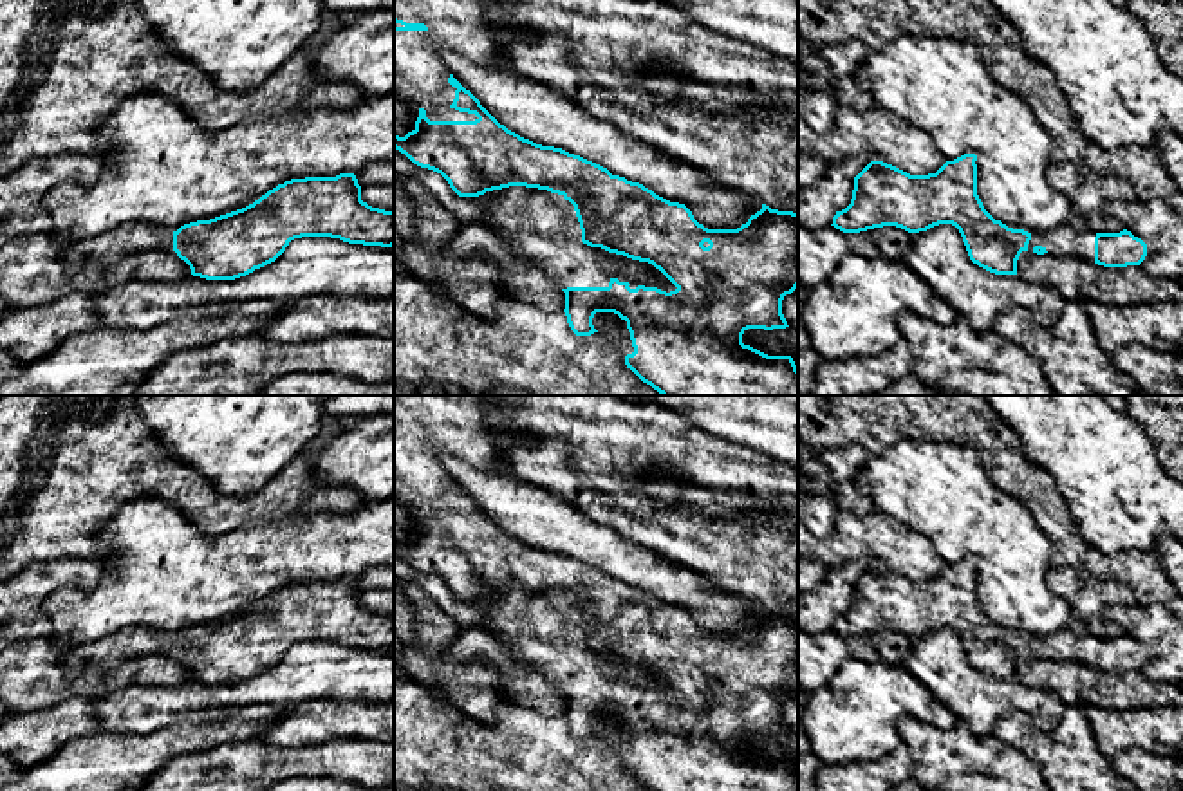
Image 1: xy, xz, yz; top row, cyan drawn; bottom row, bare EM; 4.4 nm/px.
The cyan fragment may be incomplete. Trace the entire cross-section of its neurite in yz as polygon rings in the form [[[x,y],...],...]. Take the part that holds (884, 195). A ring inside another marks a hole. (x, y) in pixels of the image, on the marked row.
[[[964,154],[946,161],[936,173],[928,175],[910,175],[883,161],[871,161],[854,177],[851,204],[836,211],[831,226],[843,233],[860,233],[883,226],[919,233],[939,224],[952,224],[959,229],[973,264],[995,275],[1017,275],[1017,260],[1022,251],[1028,251],[1031,233],[1008,228],[984,209],[977,195],[975,161],[975,154]]]

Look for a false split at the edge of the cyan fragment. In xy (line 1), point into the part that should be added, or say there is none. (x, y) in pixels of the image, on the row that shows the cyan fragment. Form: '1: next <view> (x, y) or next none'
1: next none

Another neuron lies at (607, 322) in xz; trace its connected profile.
[[[596,312],[592,318],[592,325],[596,330],[607,332],[621,352],[625,354],[634,352],[630,332],[627,329],[627,321],[621,320],[618,314]]]

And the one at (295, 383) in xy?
[[[289,372],[271,379],[262,396],[394,396],[394,381],[367,383],[336,372]]]

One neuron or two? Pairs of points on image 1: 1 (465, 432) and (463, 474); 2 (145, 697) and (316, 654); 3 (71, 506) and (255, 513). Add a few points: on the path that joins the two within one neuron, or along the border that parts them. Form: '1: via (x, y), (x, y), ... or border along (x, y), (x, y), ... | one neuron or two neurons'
1: border along (437, 457), (456, 455), (479, 468), (504, 472) | two neurons
2: via (188, 697), (235, 697), (273, 687) | one neuron
3: via (116, 483), (177, 483), (210, 510) | one neuron

